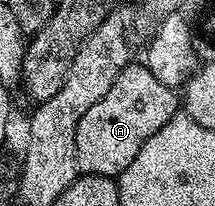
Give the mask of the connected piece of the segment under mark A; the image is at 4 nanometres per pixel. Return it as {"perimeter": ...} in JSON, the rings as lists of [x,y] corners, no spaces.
{"perimeter":[[[131,62],[112,82],[108,94],[92,106],[88,114],[80,118],[76,126],[76,162],[79,173],[87,176],[122,175],[132,158],[140,154],[140,146],[152,138],[173,116],[179,115],[180,96],[175,89],[168,87],[152,74],[152,70],[142,62]]]}

